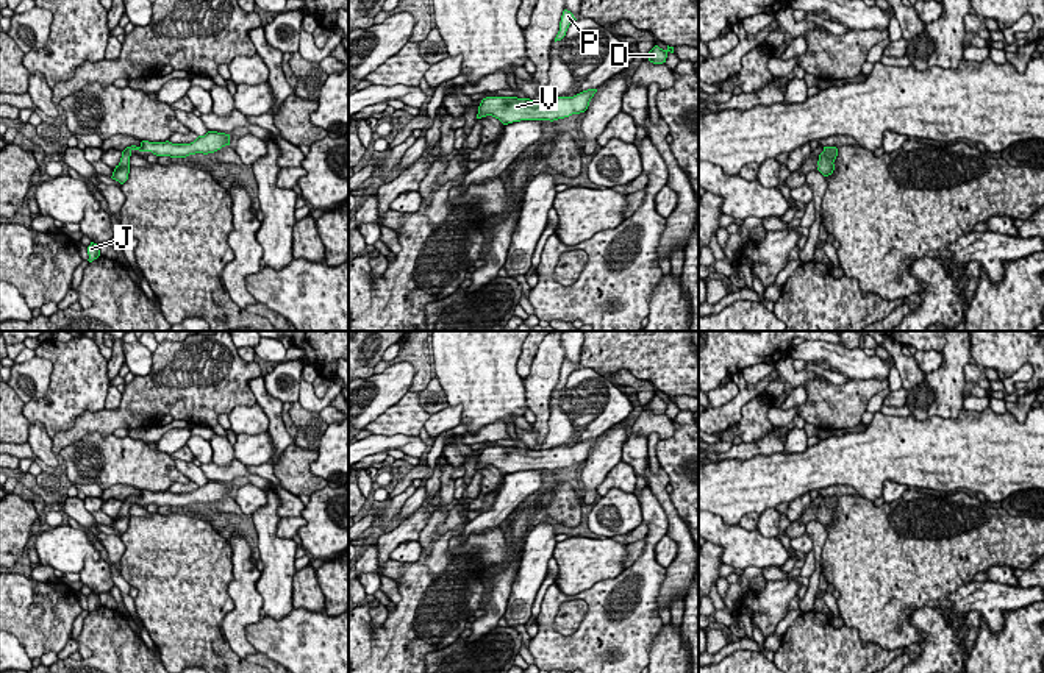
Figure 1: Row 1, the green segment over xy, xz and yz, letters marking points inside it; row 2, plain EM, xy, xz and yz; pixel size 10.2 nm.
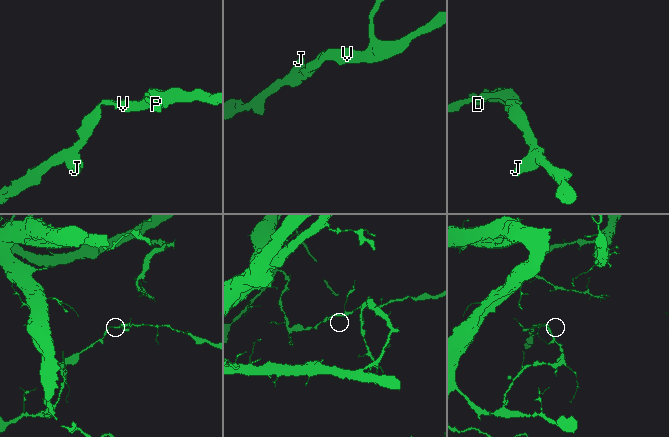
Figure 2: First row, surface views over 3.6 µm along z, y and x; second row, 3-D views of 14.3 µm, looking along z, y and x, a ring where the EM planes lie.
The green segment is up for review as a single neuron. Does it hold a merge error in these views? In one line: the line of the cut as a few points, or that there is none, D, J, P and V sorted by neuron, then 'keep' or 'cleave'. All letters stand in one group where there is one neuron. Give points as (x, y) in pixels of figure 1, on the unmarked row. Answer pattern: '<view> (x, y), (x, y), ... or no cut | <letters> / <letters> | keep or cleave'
no cut | D J P V | keep

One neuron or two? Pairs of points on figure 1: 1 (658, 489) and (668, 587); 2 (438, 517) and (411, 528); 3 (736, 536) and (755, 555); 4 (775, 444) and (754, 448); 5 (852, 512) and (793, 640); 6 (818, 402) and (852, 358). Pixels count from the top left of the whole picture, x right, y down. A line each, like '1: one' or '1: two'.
1: one
2: two
3: one
4: one
5: two
6: two

